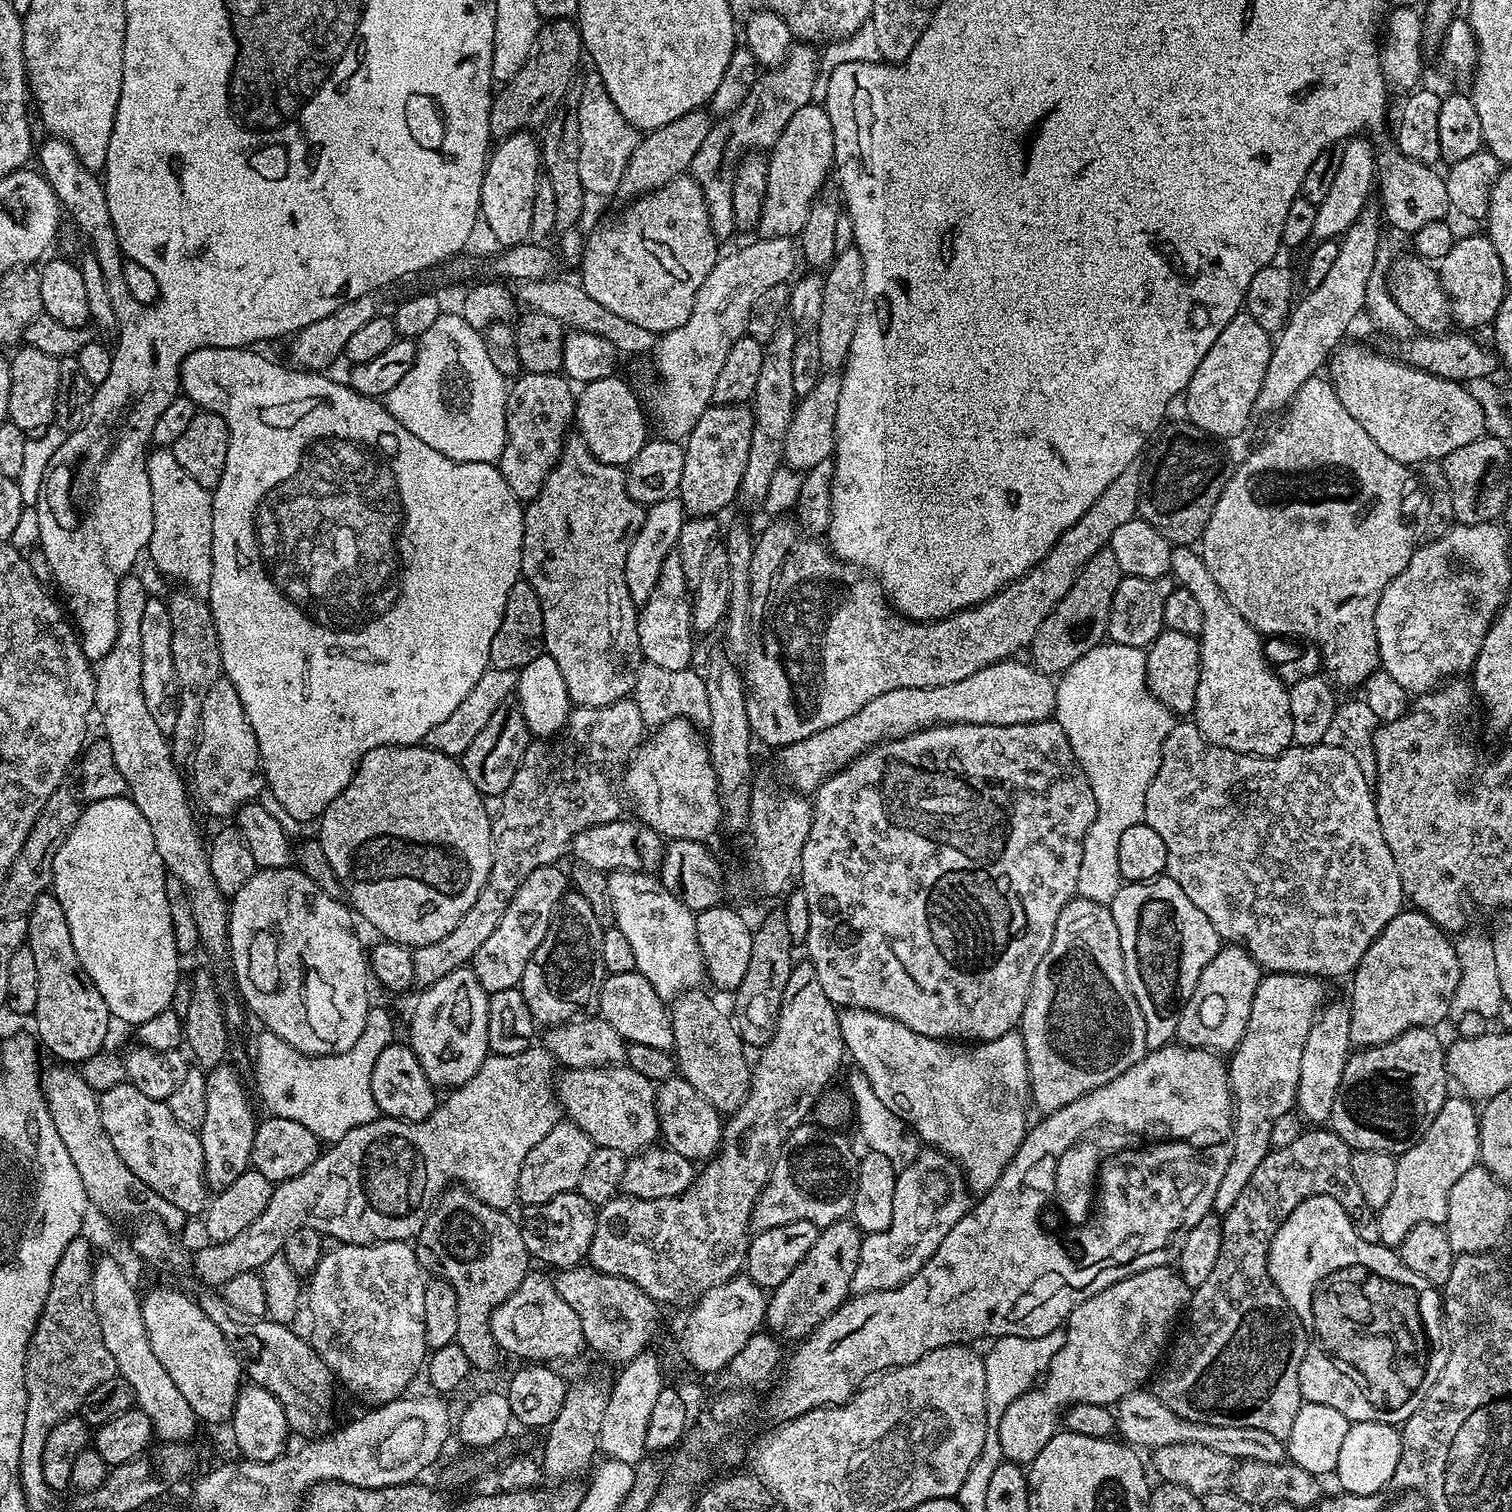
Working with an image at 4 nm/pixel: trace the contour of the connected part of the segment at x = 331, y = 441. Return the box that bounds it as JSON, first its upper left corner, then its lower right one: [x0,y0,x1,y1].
[180,347,524,822]

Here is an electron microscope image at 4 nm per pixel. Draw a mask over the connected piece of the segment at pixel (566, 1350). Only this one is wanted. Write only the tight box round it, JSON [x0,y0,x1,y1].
[488,1274,585,1362]

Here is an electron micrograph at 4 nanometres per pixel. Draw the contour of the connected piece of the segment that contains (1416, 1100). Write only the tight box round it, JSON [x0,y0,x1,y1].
[1330,1028,1450,1152]

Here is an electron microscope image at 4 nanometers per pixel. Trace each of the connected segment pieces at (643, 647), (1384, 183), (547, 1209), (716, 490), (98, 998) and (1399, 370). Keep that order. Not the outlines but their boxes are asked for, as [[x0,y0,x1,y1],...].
[[636,550,693,670],[1375,146,1450,234],[519,1190,597,1270],[678,404,754,517],[26,894,110,1066],[1326,343,1486,466]]

